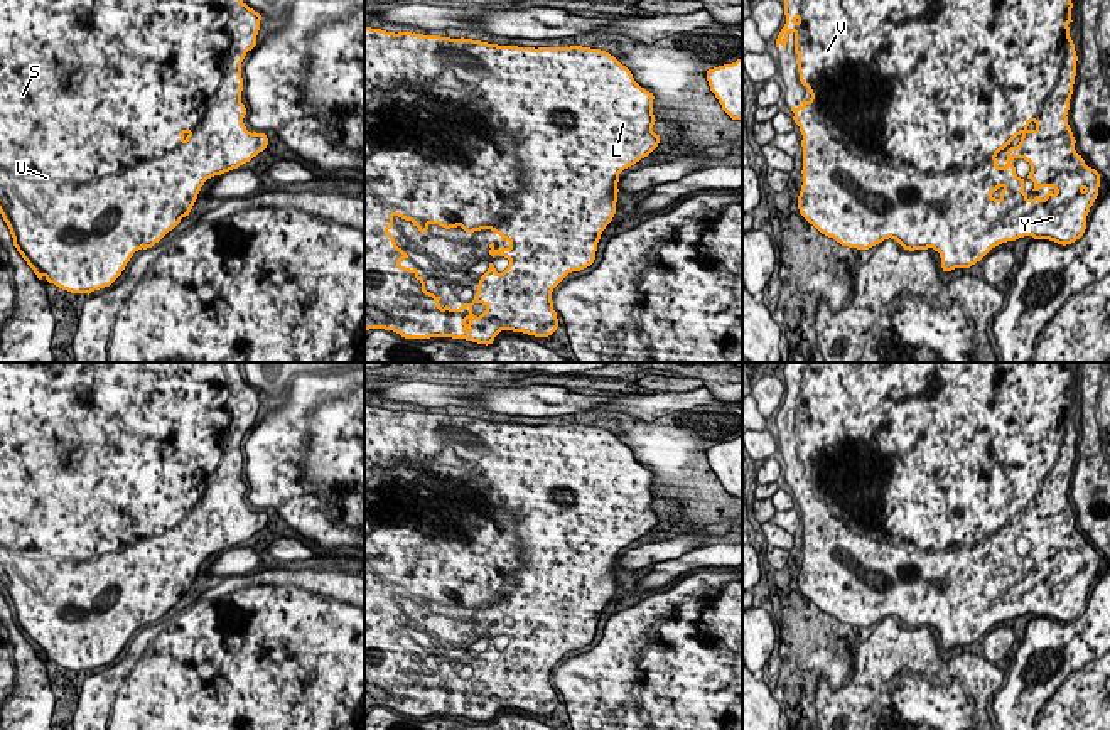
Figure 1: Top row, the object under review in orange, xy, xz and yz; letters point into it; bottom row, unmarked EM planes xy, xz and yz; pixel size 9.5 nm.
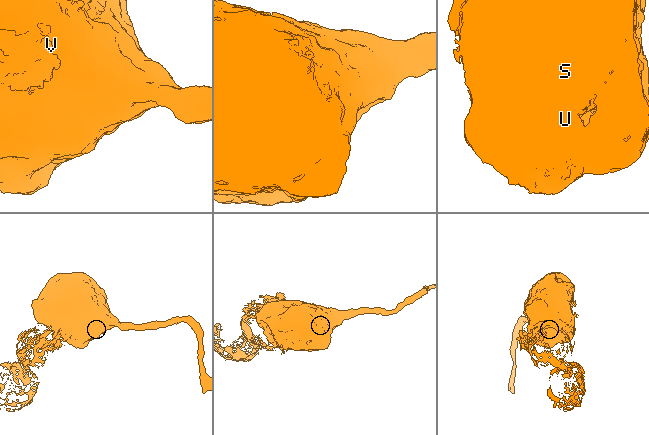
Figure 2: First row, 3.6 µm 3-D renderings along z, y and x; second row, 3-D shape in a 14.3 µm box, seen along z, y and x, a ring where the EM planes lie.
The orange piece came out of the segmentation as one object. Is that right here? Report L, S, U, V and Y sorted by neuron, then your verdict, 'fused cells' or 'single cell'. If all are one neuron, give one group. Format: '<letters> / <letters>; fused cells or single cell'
L S V Y / U; fused cells

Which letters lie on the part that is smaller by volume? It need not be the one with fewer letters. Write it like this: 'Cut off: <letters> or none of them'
Cut off: U

